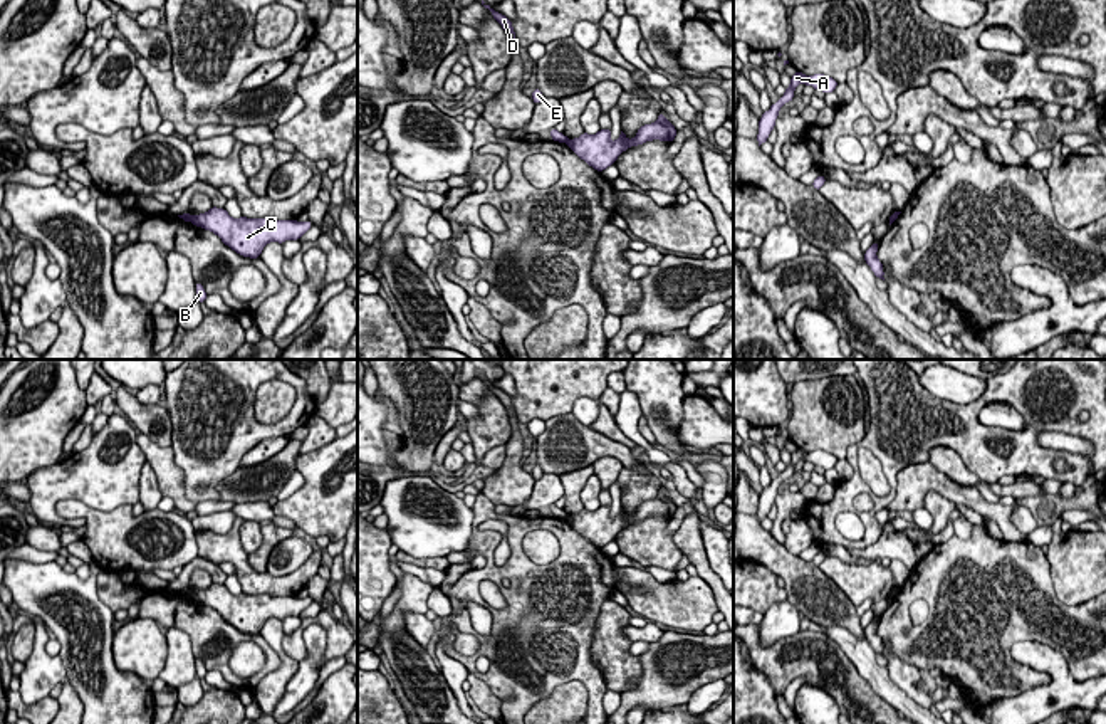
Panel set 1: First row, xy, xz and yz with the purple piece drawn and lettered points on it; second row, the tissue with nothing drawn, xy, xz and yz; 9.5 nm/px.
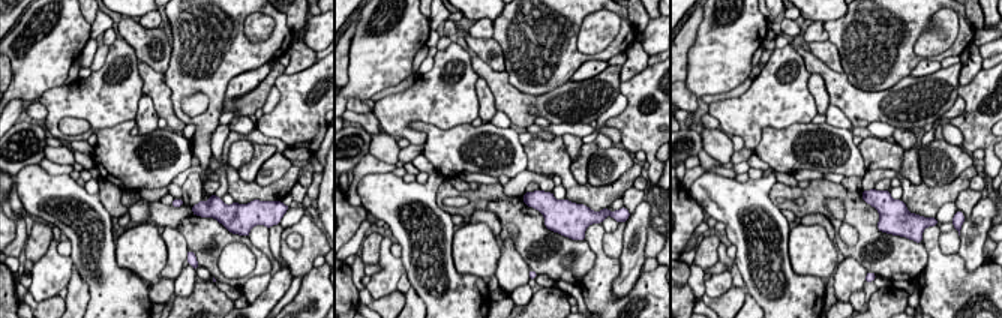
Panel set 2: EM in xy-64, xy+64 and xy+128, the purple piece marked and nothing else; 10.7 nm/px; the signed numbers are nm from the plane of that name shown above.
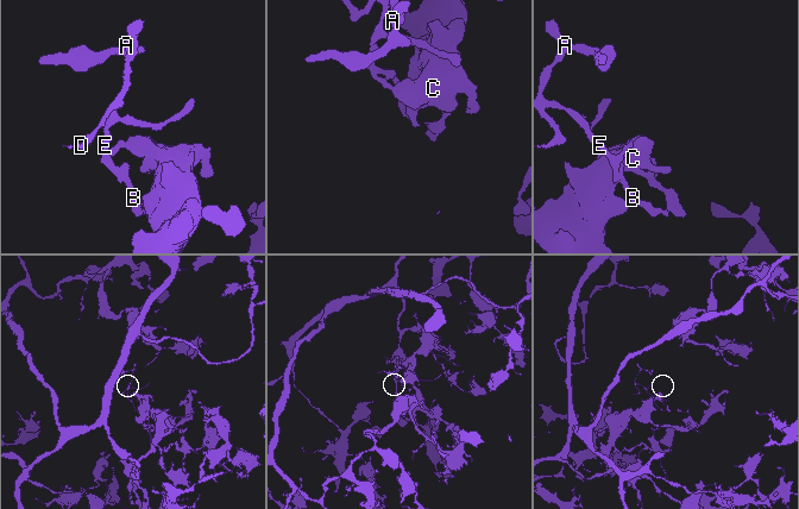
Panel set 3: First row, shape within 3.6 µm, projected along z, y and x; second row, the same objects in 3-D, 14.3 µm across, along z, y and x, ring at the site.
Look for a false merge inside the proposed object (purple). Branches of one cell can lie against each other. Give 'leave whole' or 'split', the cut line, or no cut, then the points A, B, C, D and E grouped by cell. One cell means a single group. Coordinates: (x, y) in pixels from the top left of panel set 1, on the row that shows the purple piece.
split | xy (190, 215), (192, 220) | A B D E / C

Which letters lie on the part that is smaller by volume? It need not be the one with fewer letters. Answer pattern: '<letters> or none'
A, B, D, E

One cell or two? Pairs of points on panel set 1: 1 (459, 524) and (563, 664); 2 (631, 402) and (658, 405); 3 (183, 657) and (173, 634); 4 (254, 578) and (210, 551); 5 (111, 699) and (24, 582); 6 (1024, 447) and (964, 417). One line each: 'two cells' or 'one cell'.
1: two cells
2: two cells
3: one cell
4: one cell
5: one cell
6: one cell

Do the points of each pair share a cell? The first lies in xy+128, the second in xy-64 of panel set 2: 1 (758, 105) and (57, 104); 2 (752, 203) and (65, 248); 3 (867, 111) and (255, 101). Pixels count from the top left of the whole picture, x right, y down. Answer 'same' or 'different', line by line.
1: same
2: different
3: same

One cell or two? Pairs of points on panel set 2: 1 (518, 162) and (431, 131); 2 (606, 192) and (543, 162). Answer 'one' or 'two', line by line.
1: one
2: one

